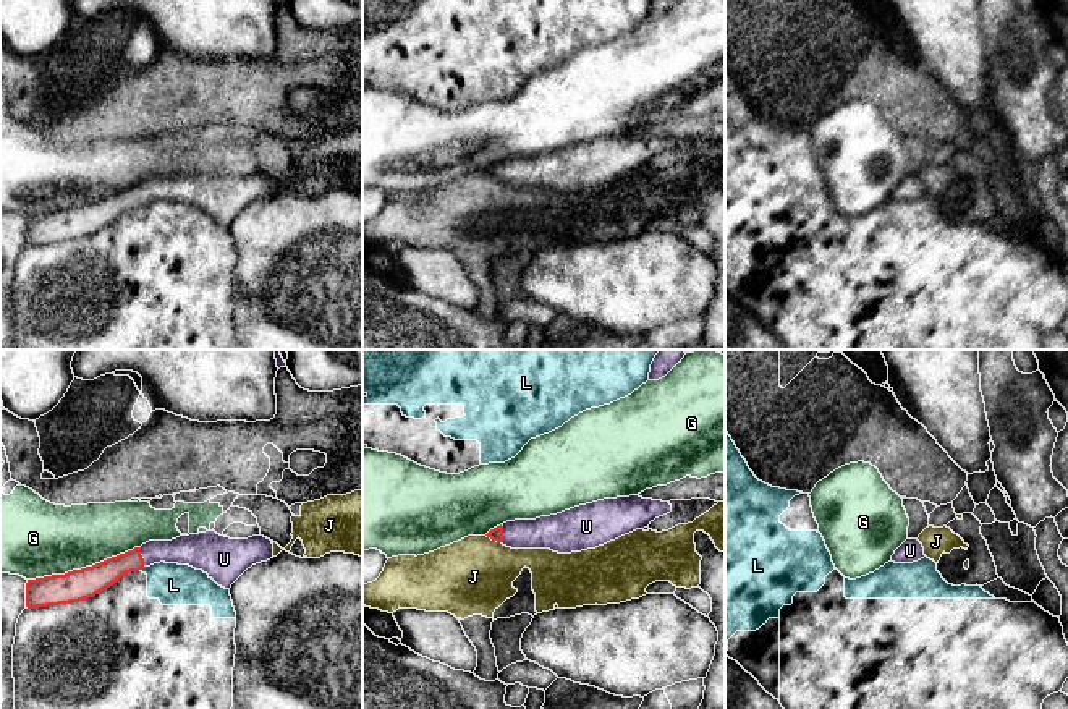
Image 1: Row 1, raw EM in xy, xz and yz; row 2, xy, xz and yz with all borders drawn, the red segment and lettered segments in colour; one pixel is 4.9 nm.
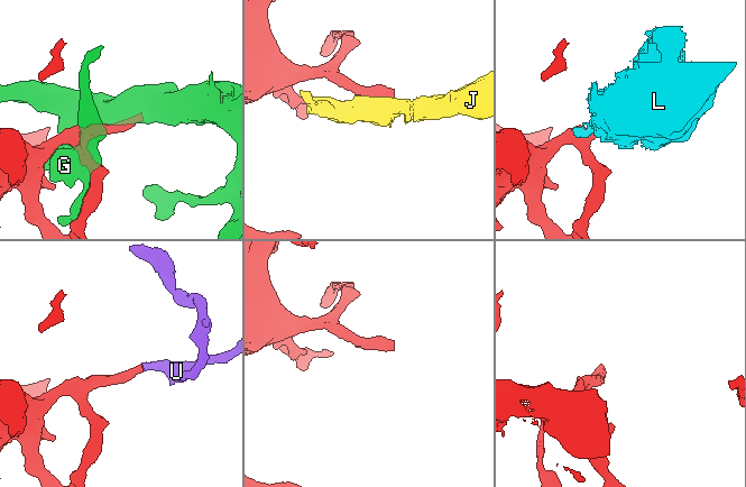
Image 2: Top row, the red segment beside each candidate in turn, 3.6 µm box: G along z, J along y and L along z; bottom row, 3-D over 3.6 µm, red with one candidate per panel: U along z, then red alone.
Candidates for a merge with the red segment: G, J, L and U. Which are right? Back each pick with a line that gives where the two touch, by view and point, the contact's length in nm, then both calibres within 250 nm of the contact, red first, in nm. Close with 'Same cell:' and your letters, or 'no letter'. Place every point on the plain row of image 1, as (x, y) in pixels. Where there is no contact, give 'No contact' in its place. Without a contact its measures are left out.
U: Touches red at xy (141, 195). Shared border 100 nm. Thickness 140 nm (red) against 140 nm
Same cell: U

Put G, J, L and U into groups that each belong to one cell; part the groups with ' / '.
G / J / L / U

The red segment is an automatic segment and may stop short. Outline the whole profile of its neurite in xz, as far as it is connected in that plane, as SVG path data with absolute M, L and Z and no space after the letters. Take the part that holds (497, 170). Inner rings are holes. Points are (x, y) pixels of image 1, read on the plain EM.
M638 133L604 136L557 152L506 159L485 173L511 186L550 186L558 191L595 186L672 149L662 138Z

